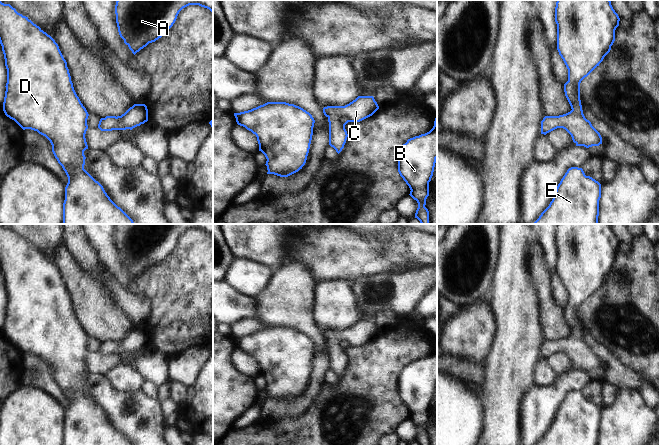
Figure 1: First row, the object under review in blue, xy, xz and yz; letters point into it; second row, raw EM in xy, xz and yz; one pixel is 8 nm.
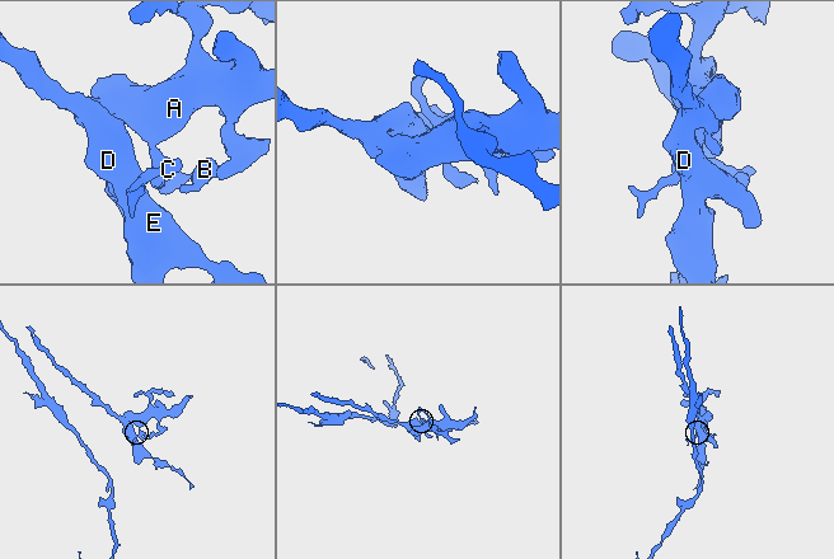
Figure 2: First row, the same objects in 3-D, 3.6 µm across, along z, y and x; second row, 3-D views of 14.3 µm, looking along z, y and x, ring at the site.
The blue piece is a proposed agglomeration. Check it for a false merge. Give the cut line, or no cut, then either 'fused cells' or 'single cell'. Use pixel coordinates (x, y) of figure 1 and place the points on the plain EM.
no cut | single cell

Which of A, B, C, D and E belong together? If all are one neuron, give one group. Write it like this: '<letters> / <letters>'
A B C D E

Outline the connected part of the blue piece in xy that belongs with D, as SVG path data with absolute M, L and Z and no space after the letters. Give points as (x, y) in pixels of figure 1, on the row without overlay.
M0 225L0 268L7 293L3 335L23 354L37 355L50 365L52 376L68 401L63 427L63 445L133 445L110 423L103 410L84 393L84 375L88 373L85 358L89 338L74 314L67 286L55 264L28 241L18 237L10 228Z

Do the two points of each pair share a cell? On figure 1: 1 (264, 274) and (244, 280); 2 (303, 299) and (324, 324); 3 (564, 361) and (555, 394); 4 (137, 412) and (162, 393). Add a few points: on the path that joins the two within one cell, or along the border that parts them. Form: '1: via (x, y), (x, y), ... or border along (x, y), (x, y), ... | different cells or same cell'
1: via (259, 275), (249, 277) | same cell
2: border along (313, 288), (313, 323), (322, 332) | different cells
3: border along (575, 369), (560, 375) | different cells
4: border along (156, 399), (160, 401) | different cells

